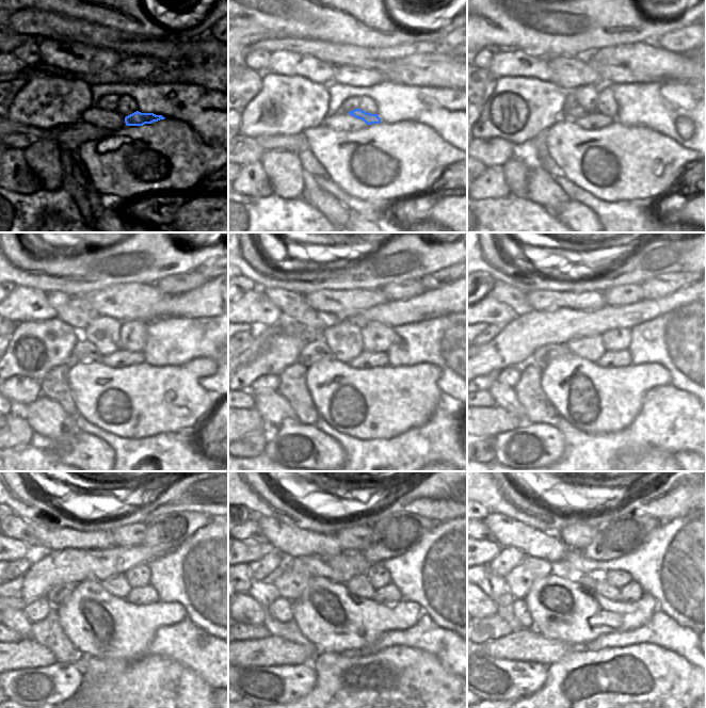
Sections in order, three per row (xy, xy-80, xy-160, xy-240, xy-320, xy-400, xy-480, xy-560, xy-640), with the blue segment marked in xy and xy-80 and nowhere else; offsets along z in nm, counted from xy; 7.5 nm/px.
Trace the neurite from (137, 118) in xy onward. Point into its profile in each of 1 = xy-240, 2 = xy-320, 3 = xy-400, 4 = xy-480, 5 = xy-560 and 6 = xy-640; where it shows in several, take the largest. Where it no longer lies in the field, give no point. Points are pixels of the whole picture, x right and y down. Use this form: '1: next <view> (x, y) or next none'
1: next xy-240 (83, 350)
2: next xy-320 (313, 352)
3: next xy-400 (544, 355)
4: next xy-480 (59, 594)
5: next xy-560 (289, 584)
6: next xy-640 (519, 580)

